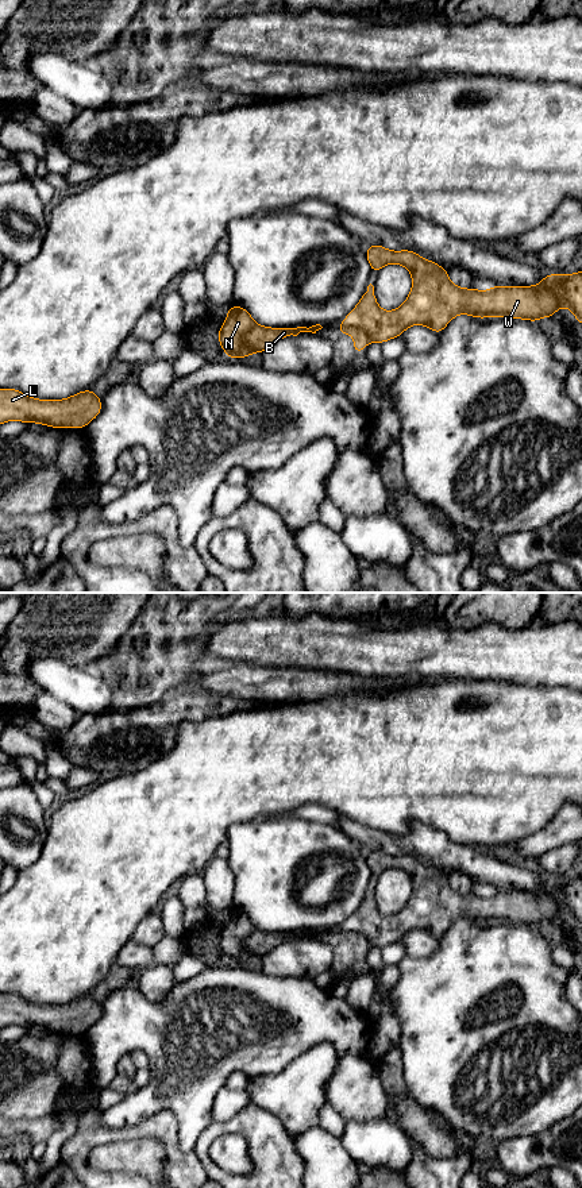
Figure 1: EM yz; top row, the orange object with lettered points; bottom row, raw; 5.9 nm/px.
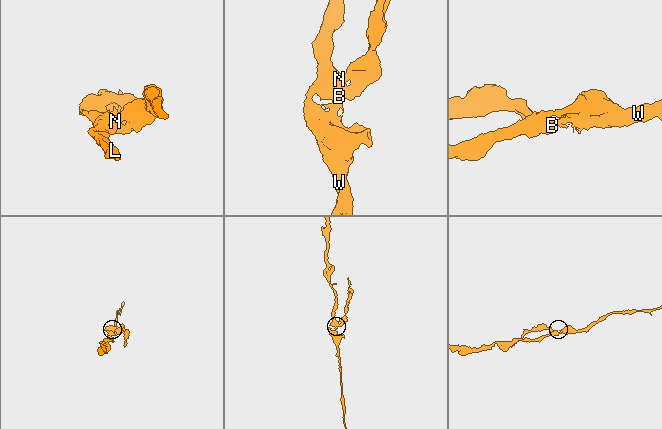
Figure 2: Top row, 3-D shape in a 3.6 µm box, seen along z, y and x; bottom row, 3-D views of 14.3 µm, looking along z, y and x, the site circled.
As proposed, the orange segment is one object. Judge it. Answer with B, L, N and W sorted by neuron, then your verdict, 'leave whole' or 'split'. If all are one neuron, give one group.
B / L N W | split

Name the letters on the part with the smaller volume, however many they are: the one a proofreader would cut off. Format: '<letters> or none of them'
B

